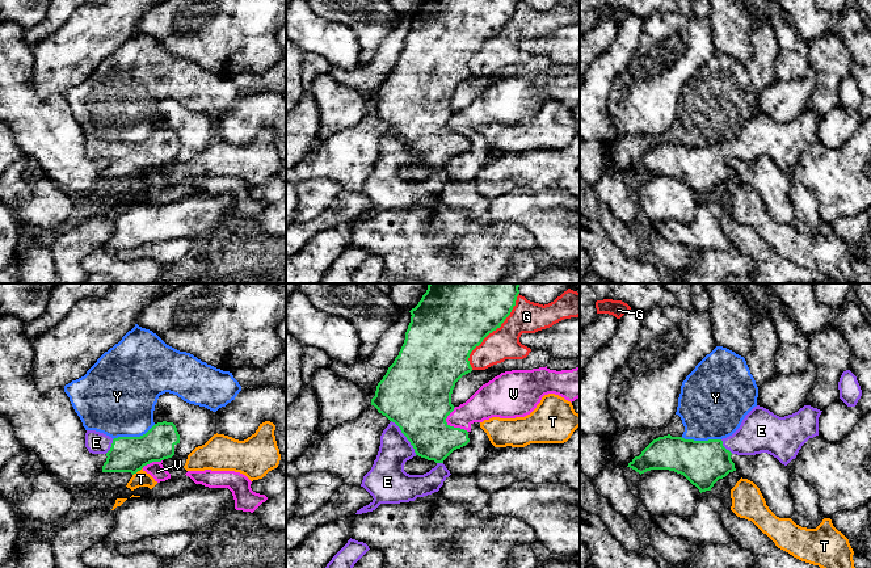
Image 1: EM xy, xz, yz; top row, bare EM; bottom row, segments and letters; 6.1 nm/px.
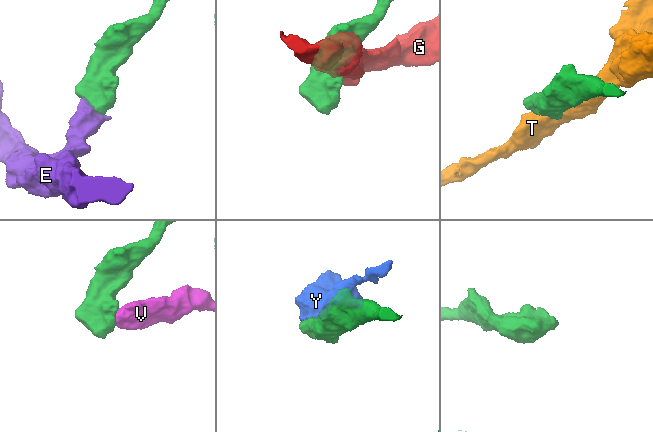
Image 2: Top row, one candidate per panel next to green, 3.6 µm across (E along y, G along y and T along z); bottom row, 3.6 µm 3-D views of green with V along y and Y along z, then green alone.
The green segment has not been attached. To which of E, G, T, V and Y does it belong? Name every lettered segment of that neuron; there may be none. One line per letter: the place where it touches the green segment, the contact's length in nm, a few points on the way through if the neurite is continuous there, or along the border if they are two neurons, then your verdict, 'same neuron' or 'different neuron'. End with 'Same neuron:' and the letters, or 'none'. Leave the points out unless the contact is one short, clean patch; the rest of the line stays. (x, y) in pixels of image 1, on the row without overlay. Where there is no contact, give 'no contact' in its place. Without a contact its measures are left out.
E: meets green in xz at (405, 142); contact 260 nm long; runs through xz (416, 102), (416, 131), (405, 142), (396, 152), (387, 177); same neuron
G: meets green in xz at (492, 37); contact 550 nm long; different neuron
T: meets green in xy at (137, 177); contact 80 nm long; border along xy (142, 173), (133, 181); different neuron
V: meets green in xz at (449, 131); contact 180 nm long; different neuron
Y: meets green in xy at (134, 143); contact 280 nm long; different neuron
Same neuron: E

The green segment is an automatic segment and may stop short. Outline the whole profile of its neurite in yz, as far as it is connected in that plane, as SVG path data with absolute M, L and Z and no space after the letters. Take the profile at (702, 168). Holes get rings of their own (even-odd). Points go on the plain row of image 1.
M804 112L798 118L779 123L763 113L754 113L740 134L723 146L694 147L670 140L653 146L627 173L640 181L651 176L669 176L683 181L699 198L736 177L732 160L767 159L787 172L801 152L819 142L822 117Z

